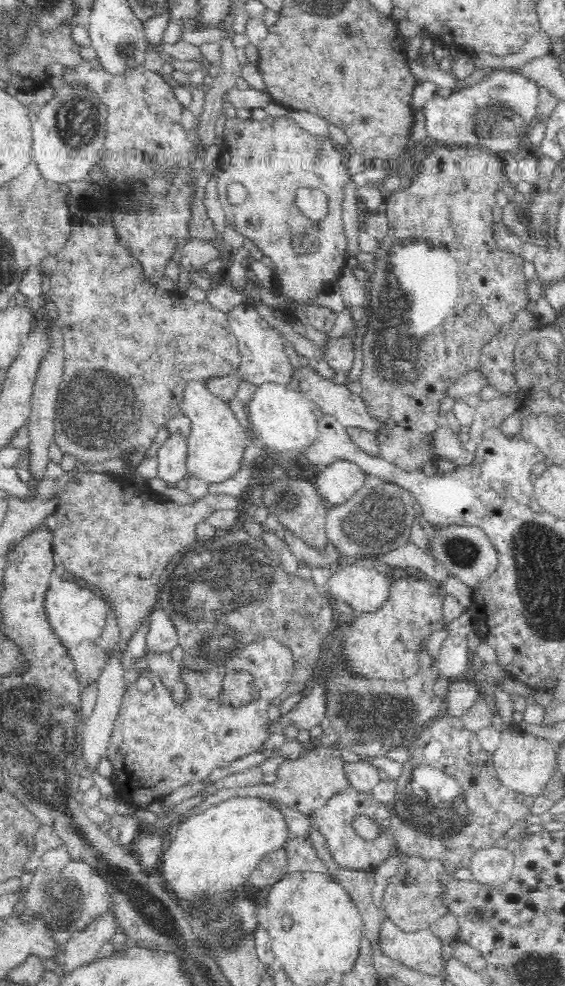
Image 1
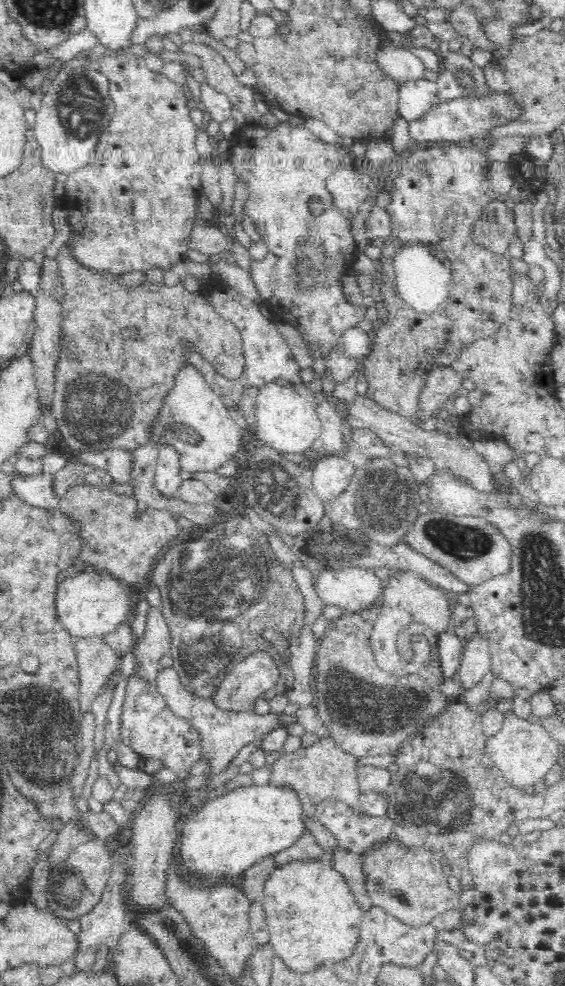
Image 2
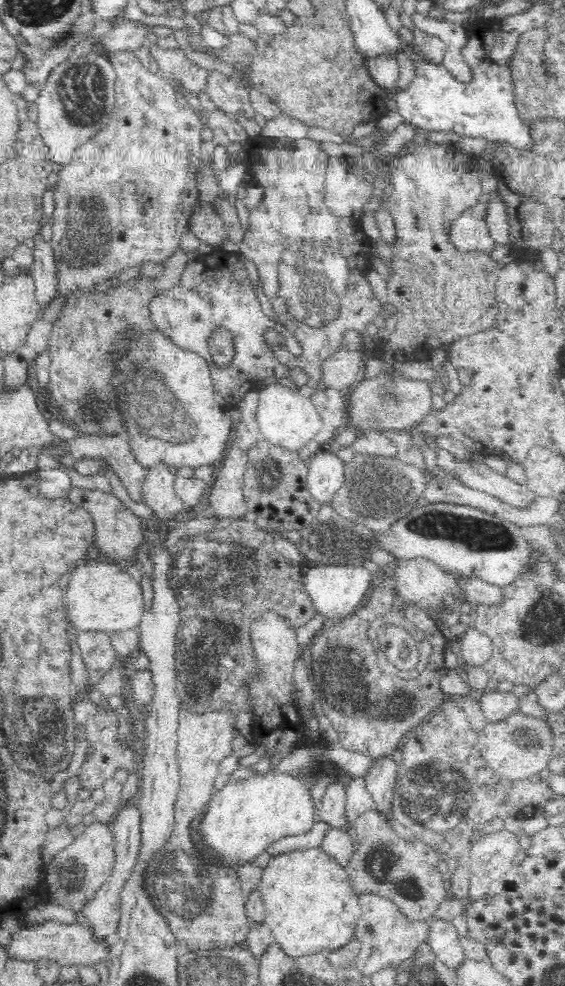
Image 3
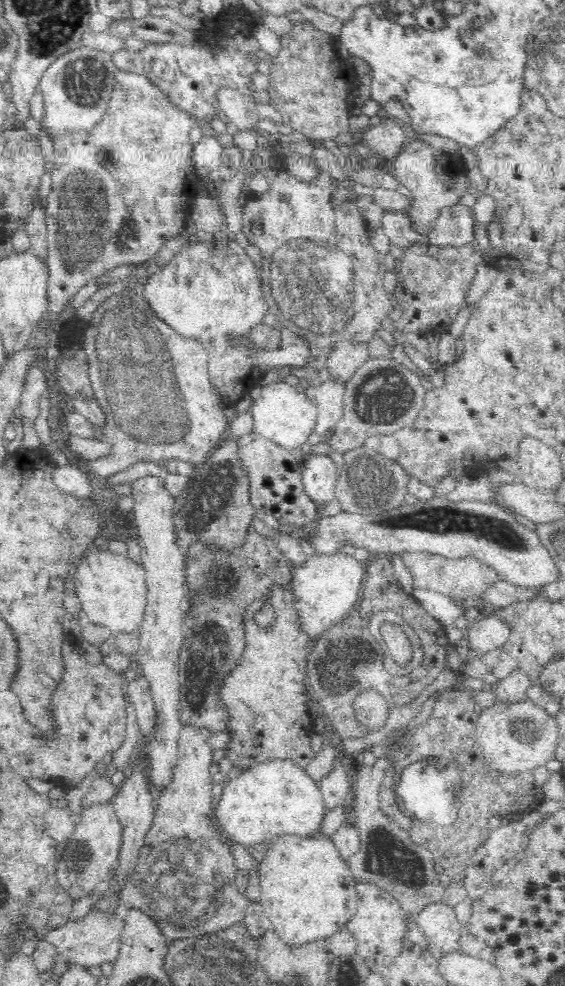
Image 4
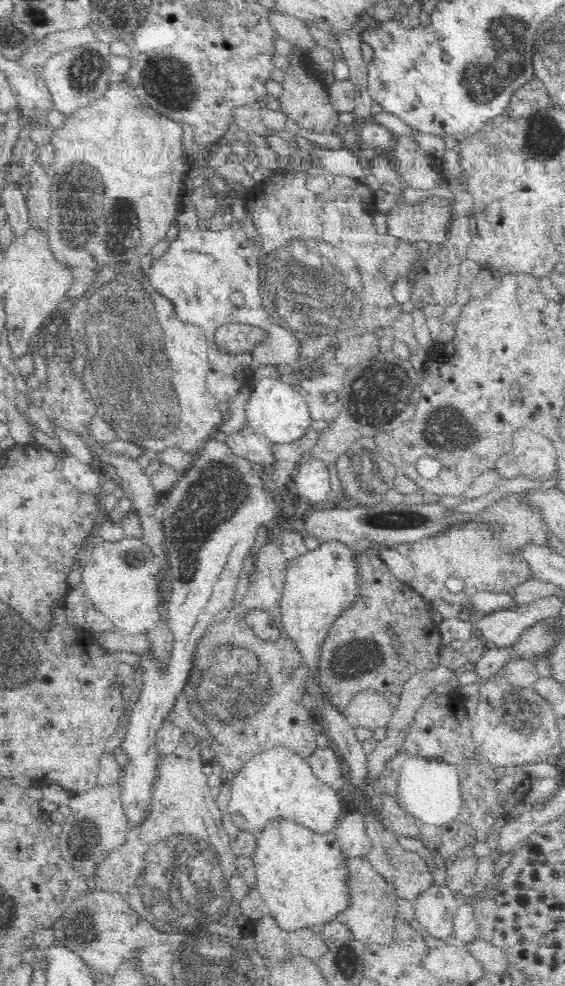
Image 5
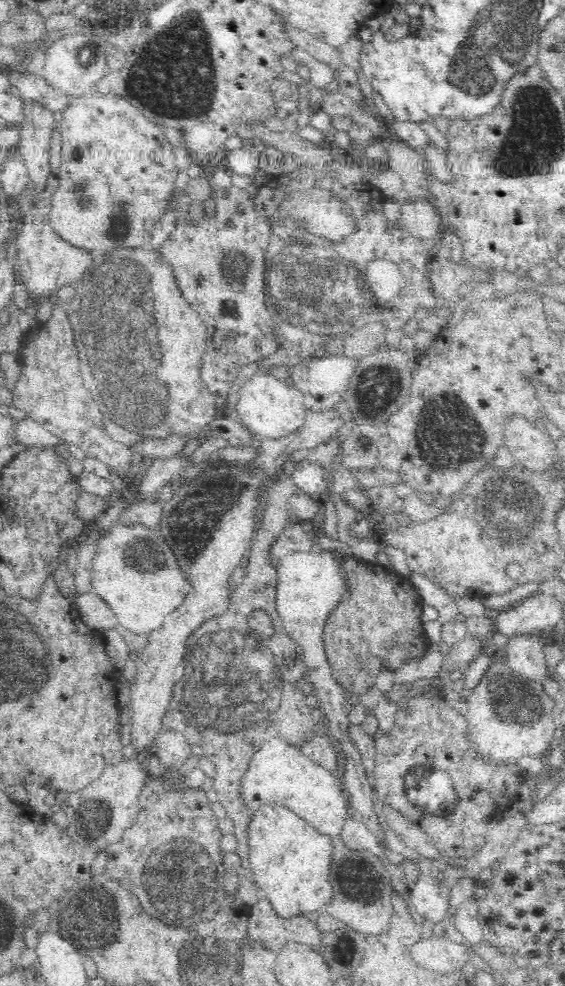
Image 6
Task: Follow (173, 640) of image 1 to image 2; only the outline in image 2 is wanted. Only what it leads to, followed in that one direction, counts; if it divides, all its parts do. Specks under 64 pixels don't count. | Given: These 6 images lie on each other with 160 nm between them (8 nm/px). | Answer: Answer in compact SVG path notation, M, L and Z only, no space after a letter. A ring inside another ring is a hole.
M149 606L146 627L134 650L136 669L134 673L145 682L156 682L159 661L170 653L169 628L159 607Z

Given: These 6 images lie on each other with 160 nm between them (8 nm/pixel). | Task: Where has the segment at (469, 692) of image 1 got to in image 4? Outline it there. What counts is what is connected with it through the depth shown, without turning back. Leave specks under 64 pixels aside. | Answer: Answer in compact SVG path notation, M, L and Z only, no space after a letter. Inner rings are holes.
M483 616L482 620L473 622L467 630L468 639L473 655L481 656L489 650L497 648L507 642L510 636L510 624L500 616Z

